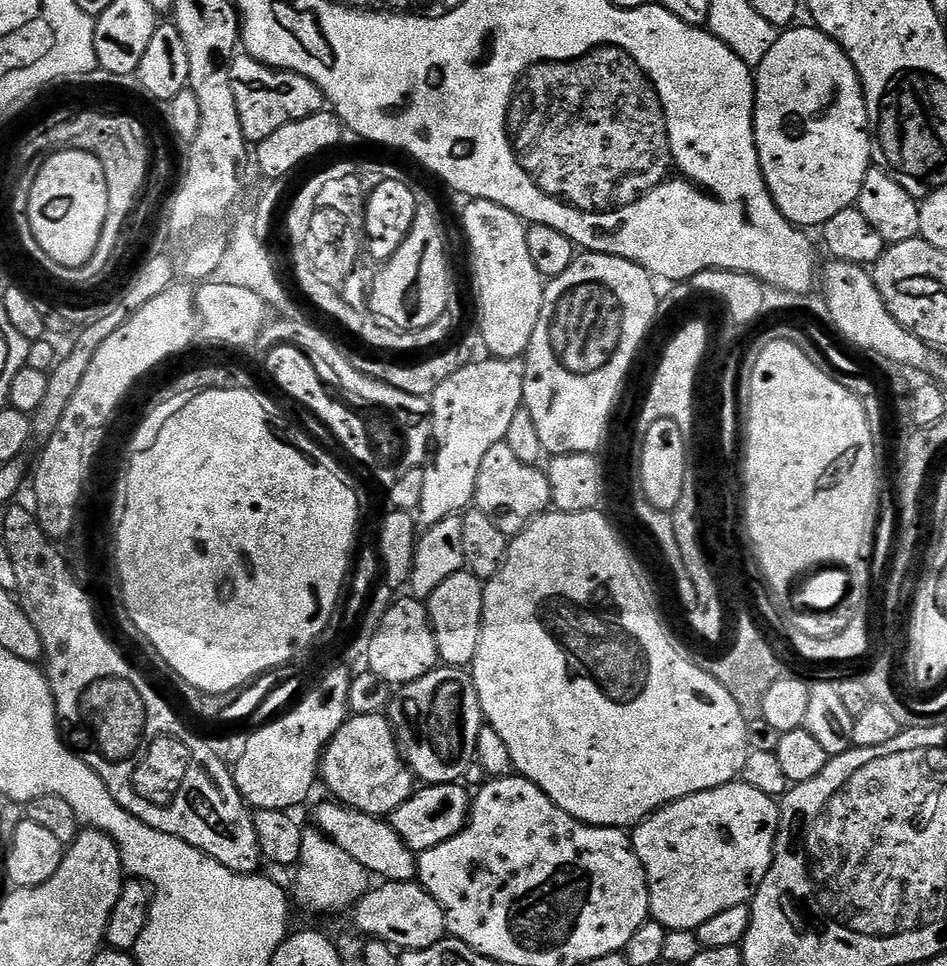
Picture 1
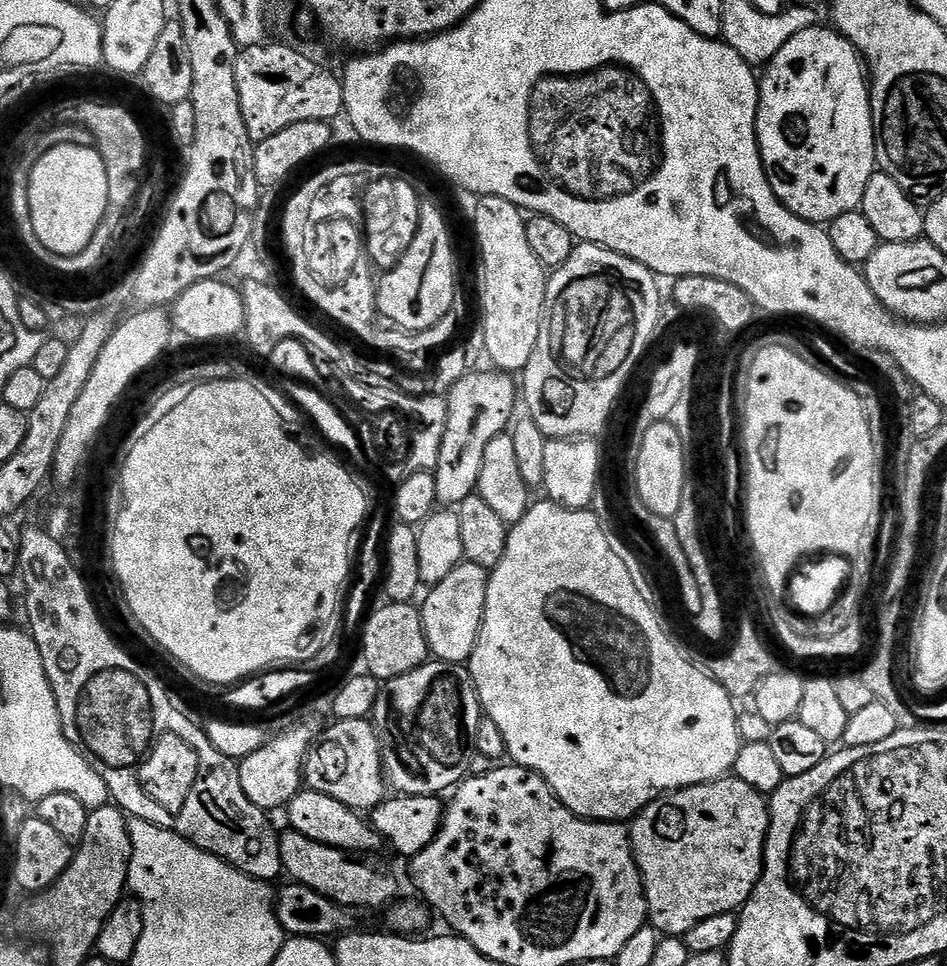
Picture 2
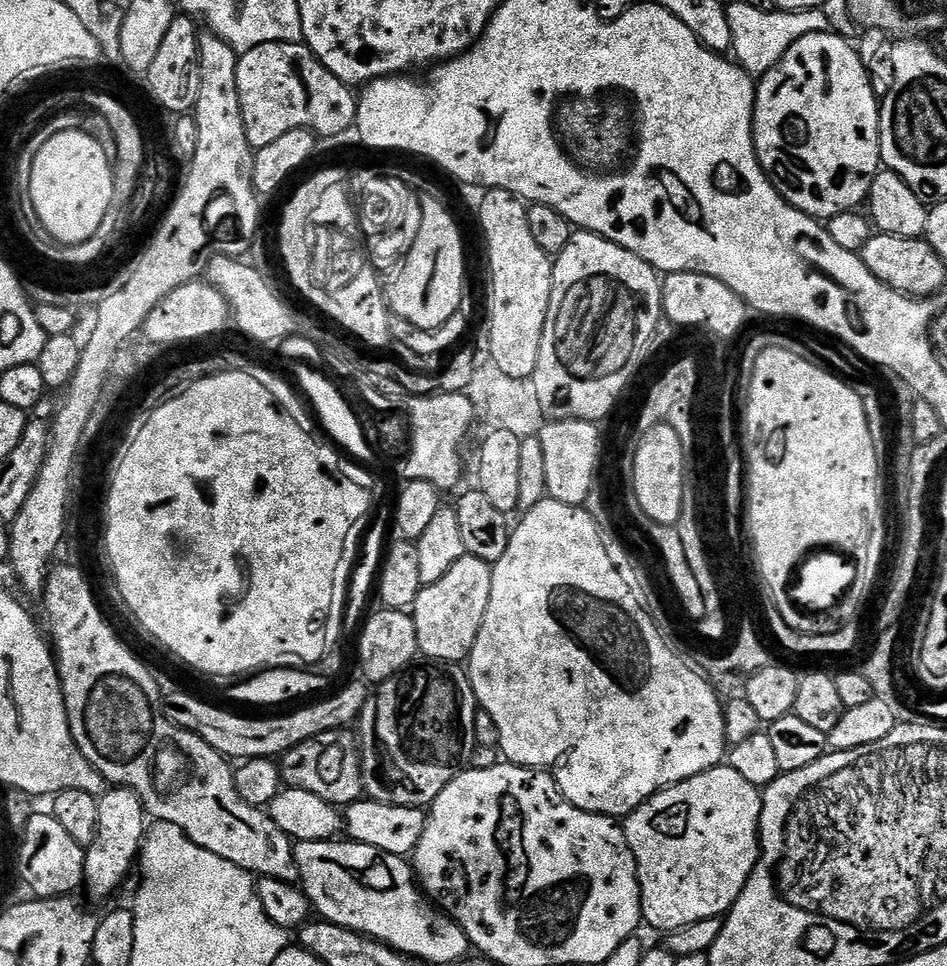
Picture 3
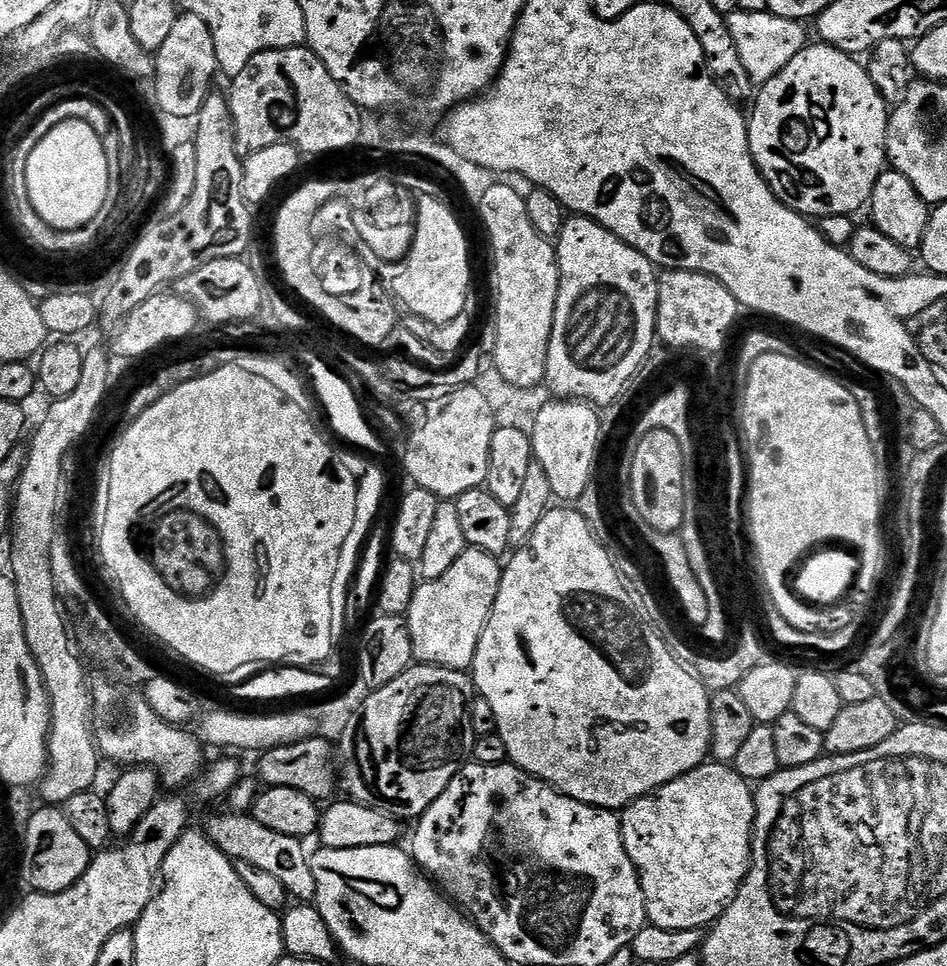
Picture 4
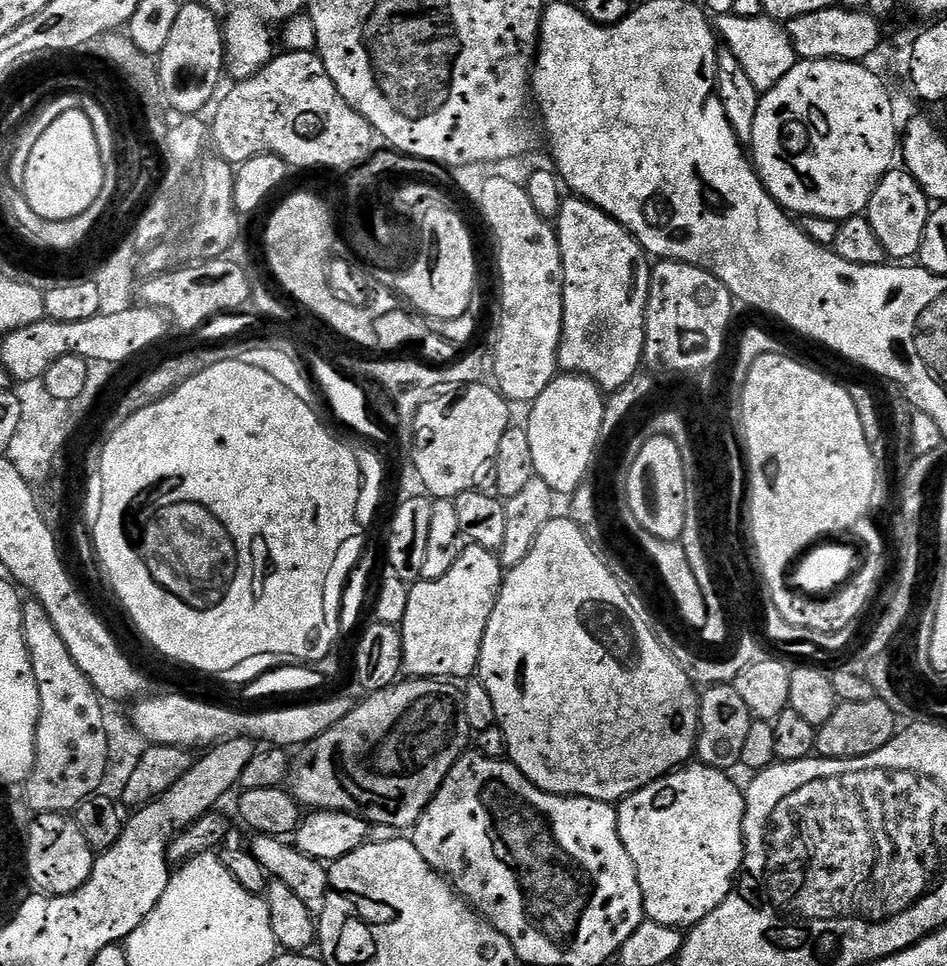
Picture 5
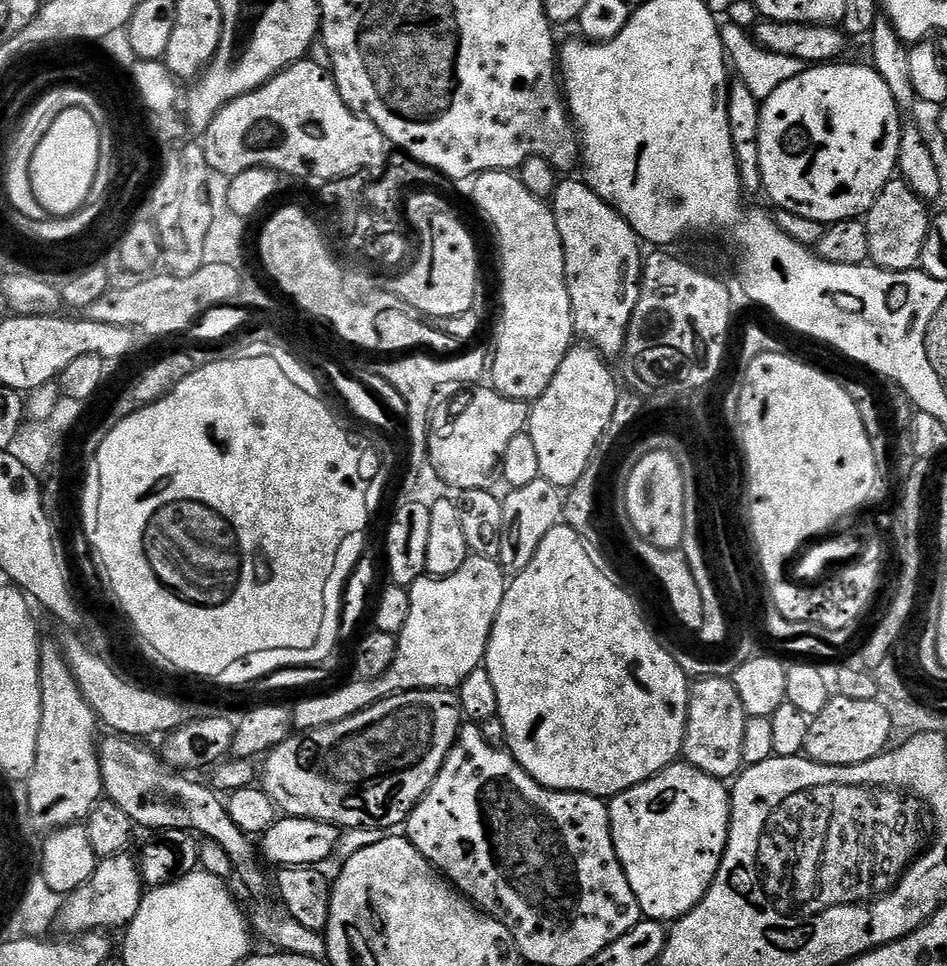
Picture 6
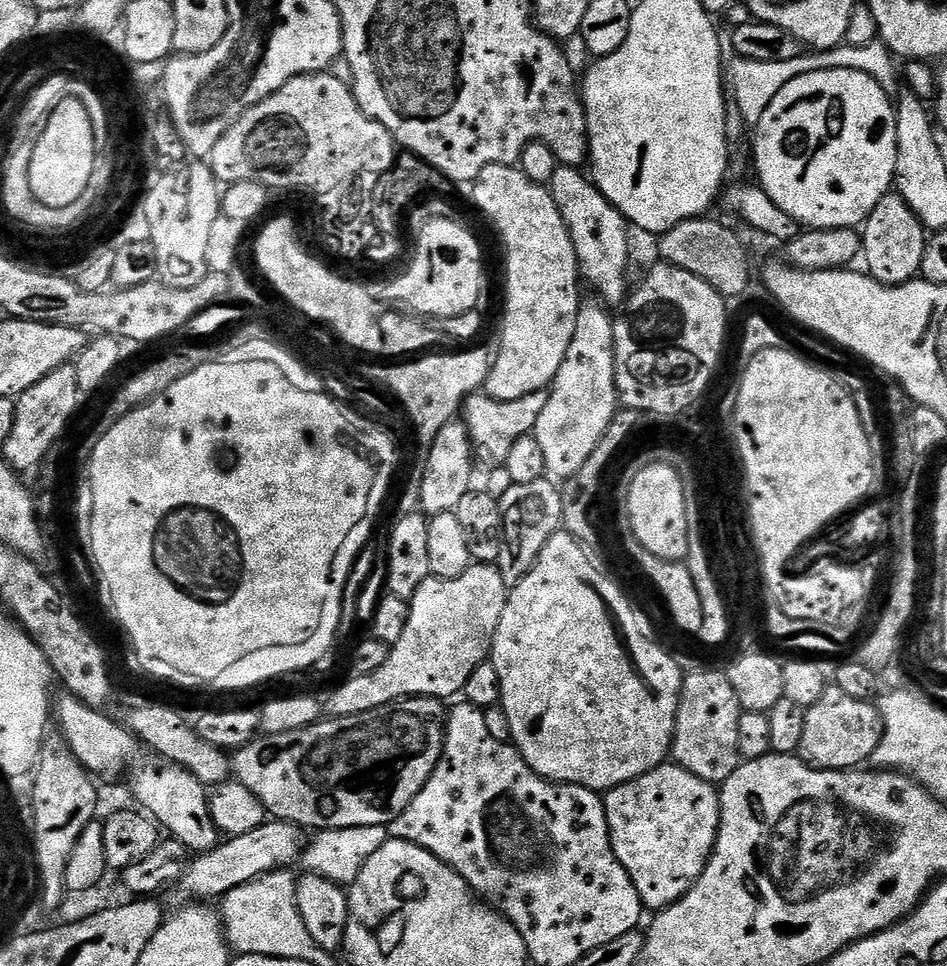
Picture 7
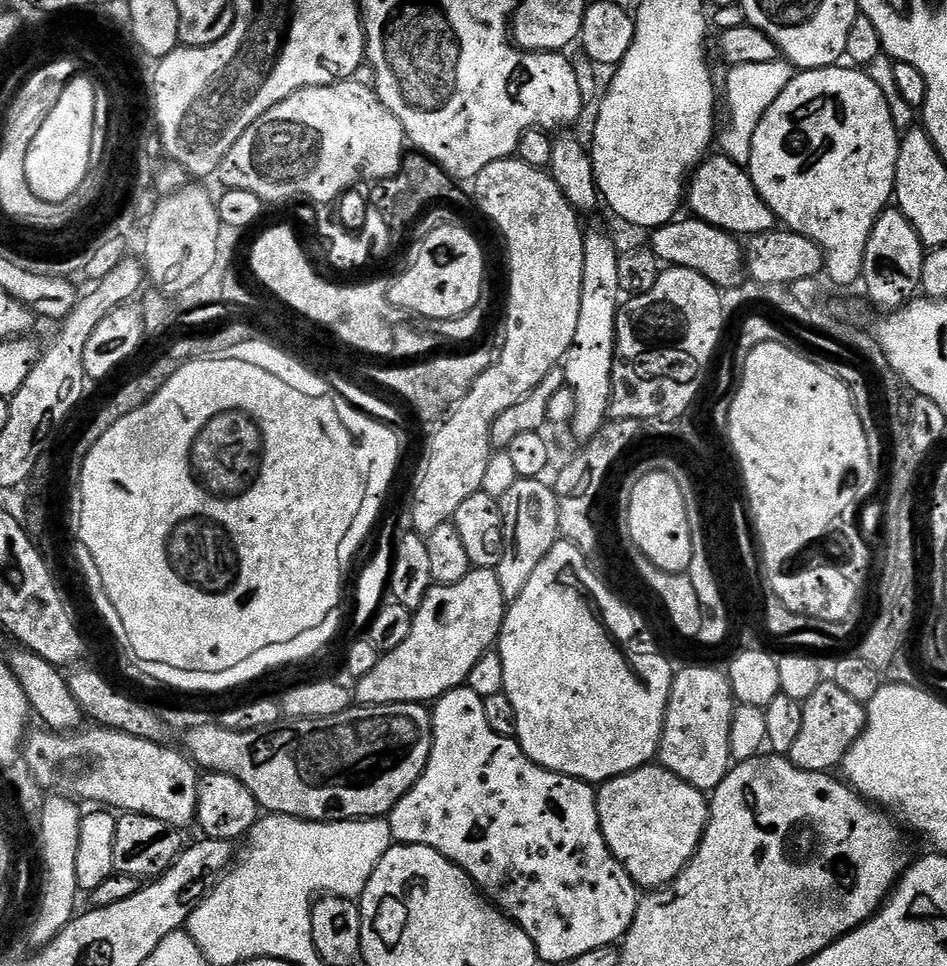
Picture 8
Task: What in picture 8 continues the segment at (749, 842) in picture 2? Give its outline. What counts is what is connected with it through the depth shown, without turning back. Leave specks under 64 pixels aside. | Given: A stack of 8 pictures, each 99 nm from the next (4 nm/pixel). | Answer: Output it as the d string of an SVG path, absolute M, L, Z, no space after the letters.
M656 762L645 764L643 768L622 774L613 780L605 780L599 785L596 794L600 829L606 838L606 846L640 890L669 887L678 878L680 871L692 861L700 840L704 837L704 827L708 825L709 803L709 797L705 793L682 782L682 778Z

